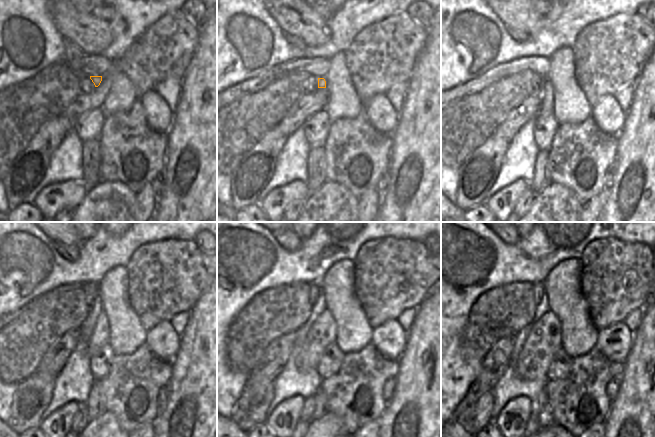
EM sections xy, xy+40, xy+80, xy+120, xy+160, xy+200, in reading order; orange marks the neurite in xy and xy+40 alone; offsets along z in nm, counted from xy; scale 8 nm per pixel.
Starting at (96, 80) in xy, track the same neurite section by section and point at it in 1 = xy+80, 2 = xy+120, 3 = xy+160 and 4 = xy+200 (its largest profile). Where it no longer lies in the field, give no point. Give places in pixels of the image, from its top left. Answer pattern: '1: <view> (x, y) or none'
1: xy+80 (547, 106)
2: xy+120 (101, 332)
3: xy+160 (322, 333)
4: xy+200 (545, 338)

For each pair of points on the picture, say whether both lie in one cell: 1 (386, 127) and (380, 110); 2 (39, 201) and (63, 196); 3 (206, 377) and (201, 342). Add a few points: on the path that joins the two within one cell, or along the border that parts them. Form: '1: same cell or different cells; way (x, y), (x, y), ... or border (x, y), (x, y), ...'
1: same cell; way (386, 123), (381, 114)
2: same cell; way (45, 201), (52, 205), (57, 201)
3: same cell; way (206, 368), (206, 351)

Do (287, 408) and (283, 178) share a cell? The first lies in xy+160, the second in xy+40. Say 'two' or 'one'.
two

